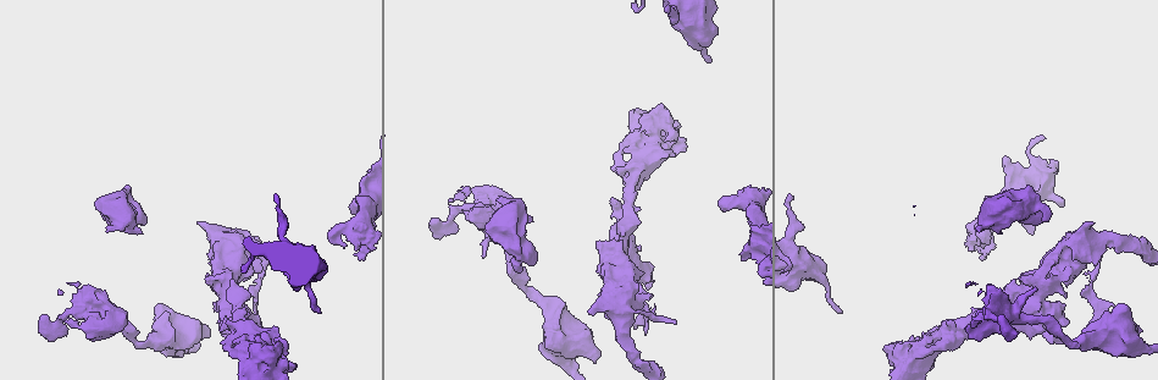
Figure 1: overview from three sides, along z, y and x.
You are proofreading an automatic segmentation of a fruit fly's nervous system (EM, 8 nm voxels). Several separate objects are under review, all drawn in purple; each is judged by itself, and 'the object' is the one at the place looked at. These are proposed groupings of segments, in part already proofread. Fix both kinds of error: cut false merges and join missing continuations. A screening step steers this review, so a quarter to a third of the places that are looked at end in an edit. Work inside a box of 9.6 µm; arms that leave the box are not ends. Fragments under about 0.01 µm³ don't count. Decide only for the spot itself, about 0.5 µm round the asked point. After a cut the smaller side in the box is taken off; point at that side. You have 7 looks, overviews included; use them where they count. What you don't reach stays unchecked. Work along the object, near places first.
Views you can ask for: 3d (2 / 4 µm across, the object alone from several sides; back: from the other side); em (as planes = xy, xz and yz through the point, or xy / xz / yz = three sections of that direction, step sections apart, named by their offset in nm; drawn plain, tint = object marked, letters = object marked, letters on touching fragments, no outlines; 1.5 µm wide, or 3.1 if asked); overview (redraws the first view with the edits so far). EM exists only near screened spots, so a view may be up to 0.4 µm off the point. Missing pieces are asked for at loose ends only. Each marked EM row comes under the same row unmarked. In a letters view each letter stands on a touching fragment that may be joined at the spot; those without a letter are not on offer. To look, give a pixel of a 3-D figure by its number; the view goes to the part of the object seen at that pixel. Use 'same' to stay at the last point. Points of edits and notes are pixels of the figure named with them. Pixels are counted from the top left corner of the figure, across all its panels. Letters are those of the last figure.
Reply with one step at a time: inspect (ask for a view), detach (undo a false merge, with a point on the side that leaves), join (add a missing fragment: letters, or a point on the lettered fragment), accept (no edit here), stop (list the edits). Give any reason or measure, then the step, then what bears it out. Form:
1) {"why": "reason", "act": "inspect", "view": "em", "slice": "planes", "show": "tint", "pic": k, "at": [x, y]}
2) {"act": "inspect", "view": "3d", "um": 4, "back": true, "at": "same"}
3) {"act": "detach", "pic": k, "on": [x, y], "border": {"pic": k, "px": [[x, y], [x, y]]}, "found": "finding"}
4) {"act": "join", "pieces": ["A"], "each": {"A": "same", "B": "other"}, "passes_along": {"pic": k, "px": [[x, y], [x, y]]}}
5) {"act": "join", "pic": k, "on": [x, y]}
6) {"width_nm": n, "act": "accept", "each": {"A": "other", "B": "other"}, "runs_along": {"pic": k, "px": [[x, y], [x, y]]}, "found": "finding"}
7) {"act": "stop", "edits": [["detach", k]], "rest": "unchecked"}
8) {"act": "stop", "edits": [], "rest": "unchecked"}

{"why": "tapers out", "act": "inspect", "view": "em", "slice": "xy", "step": 4, "show": "letters", "pic": 1, "at": [222, 335]}

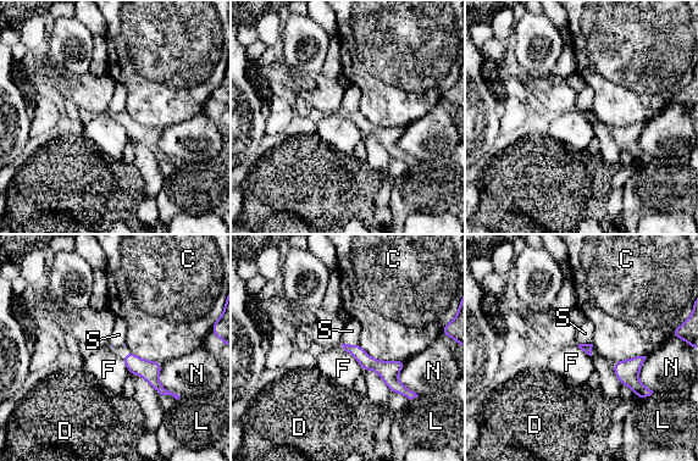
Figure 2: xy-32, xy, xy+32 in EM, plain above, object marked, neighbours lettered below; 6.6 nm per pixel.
{"act": "accept", "each": {"C": "other", "D": "other", "F": "other", "L": "other", "N": "other", "S": "other"}, "runs_along": {"pic": 2, "px": [[348, 348], [376, 365], [408, 393]]}, "found": "no lettered fragment goes on from it"}

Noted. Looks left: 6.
{"why": "an open end", "act": "inspect", "view": "3d", "um": 4, "pic": 1, "at": [795, 263]}

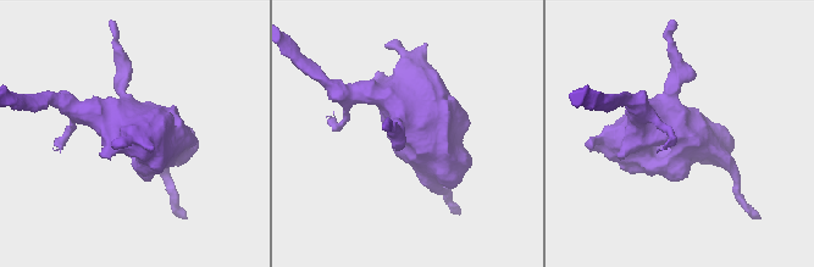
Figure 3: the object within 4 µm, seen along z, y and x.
{"why": "need the tissue", "act": "inspect", "view": "em", "slice": "planes", "show": "letters", "pic": 3, "at": [683, 136]}

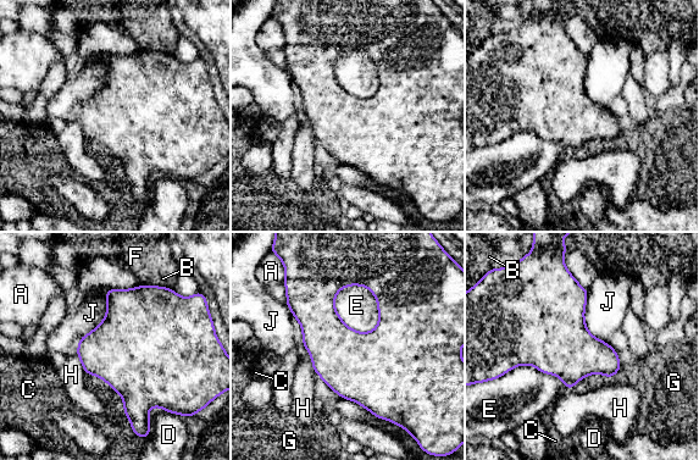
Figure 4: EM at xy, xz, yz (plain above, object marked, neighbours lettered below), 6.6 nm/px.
{"act": "accept", "each": {"A": "other", "B": "other", "C": "other", "D": "other", "E": "other", "F": "other", "G": "other", "H": "other", "J": "other"}, "border": {"pic": 4, "px": [[340, 288], [337, 314], [370, 332]]}, "found": "no lettered fragment goes on from it"}

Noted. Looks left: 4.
{"act": "inspect", "view": "em", "slice": "planes", "show": "tint", "pic": 1, "at": [1111, 240]}

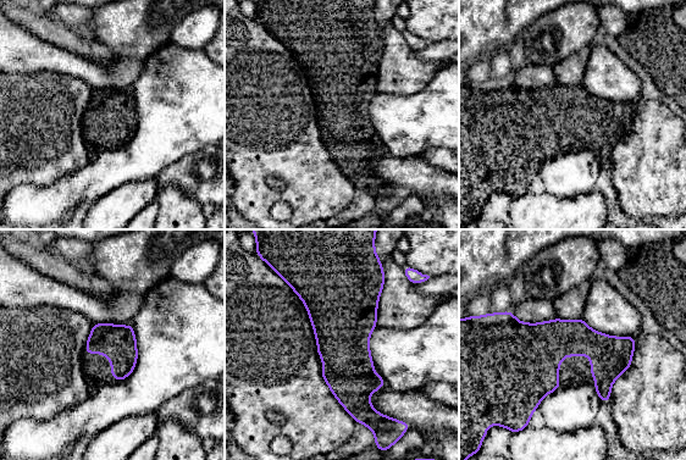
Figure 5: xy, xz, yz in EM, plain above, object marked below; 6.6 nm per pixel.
{"act": "inspect", "view": "em", "slice": "planes", "show": "letters", "at": "same"}

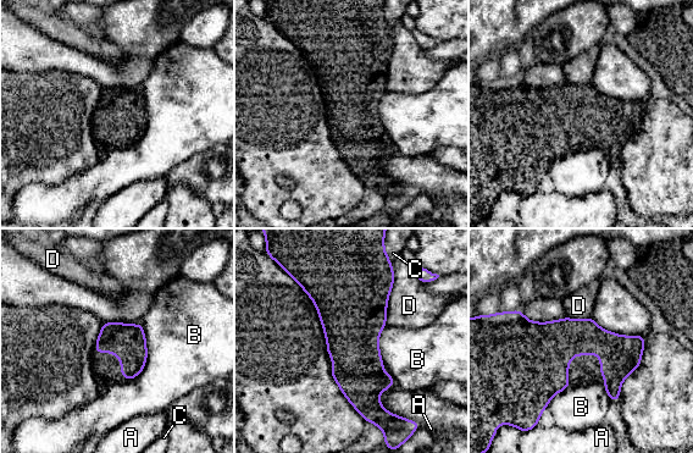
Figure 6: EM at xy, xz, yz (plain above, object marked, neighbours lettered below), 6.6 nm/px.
{"longest_contact_nm": ["B", 400], "act": "accept", "each": {"A": "other", "B": "other", "C": "other", "D": "other"}, "found": "all the same neuron"}

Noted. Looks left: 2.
{"act": "stop", "edits": [], "rest": "unchecked"}

